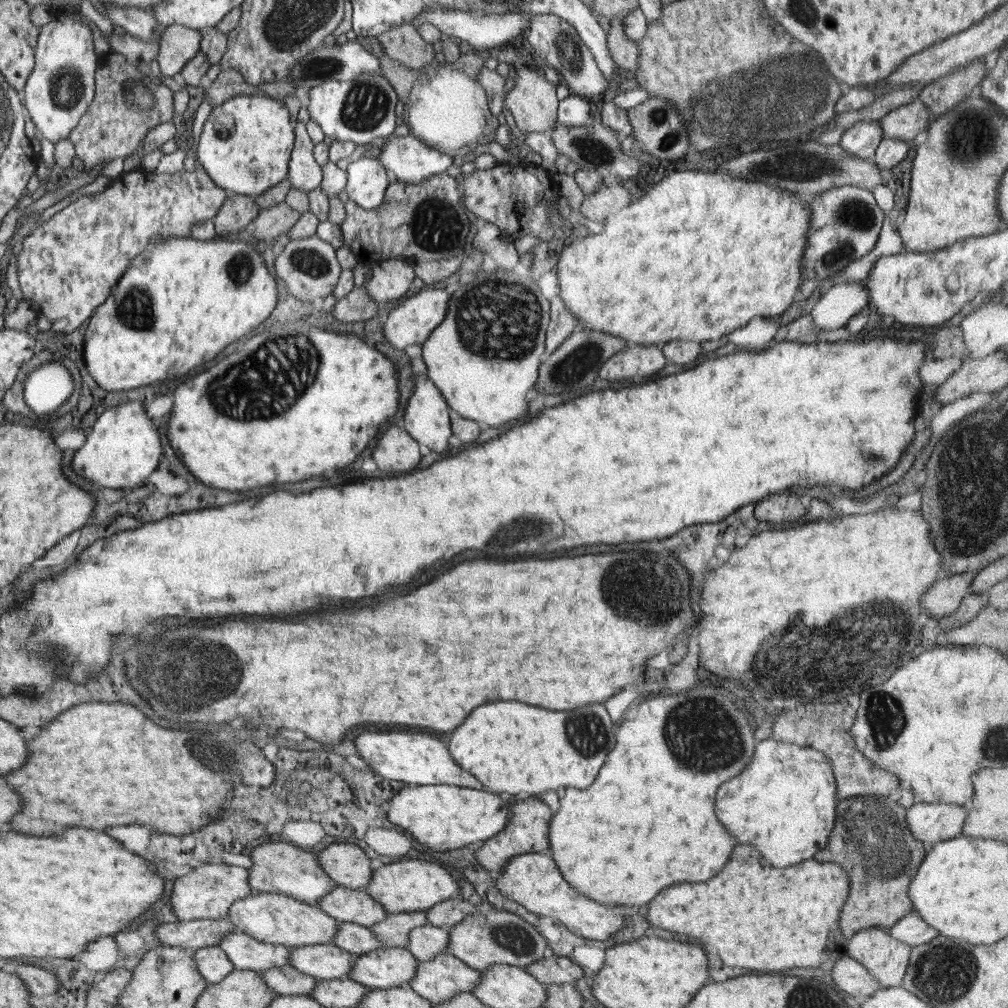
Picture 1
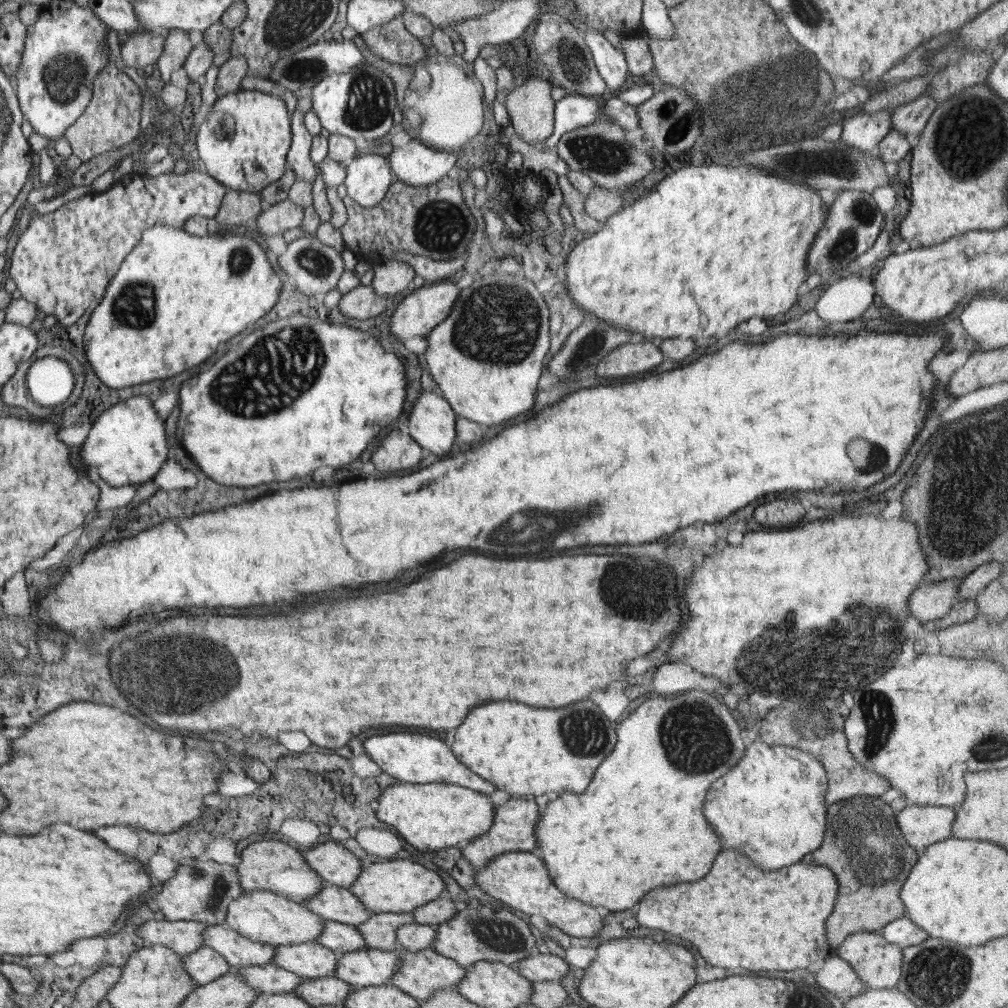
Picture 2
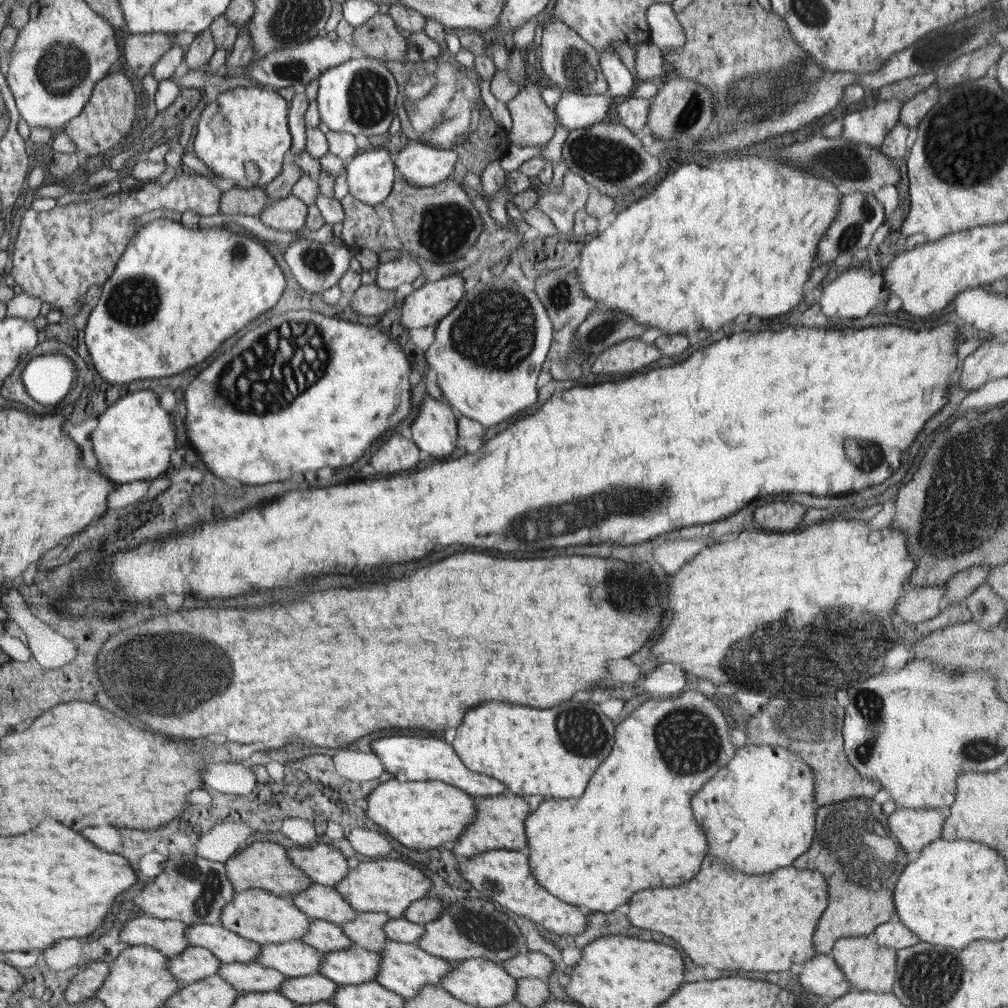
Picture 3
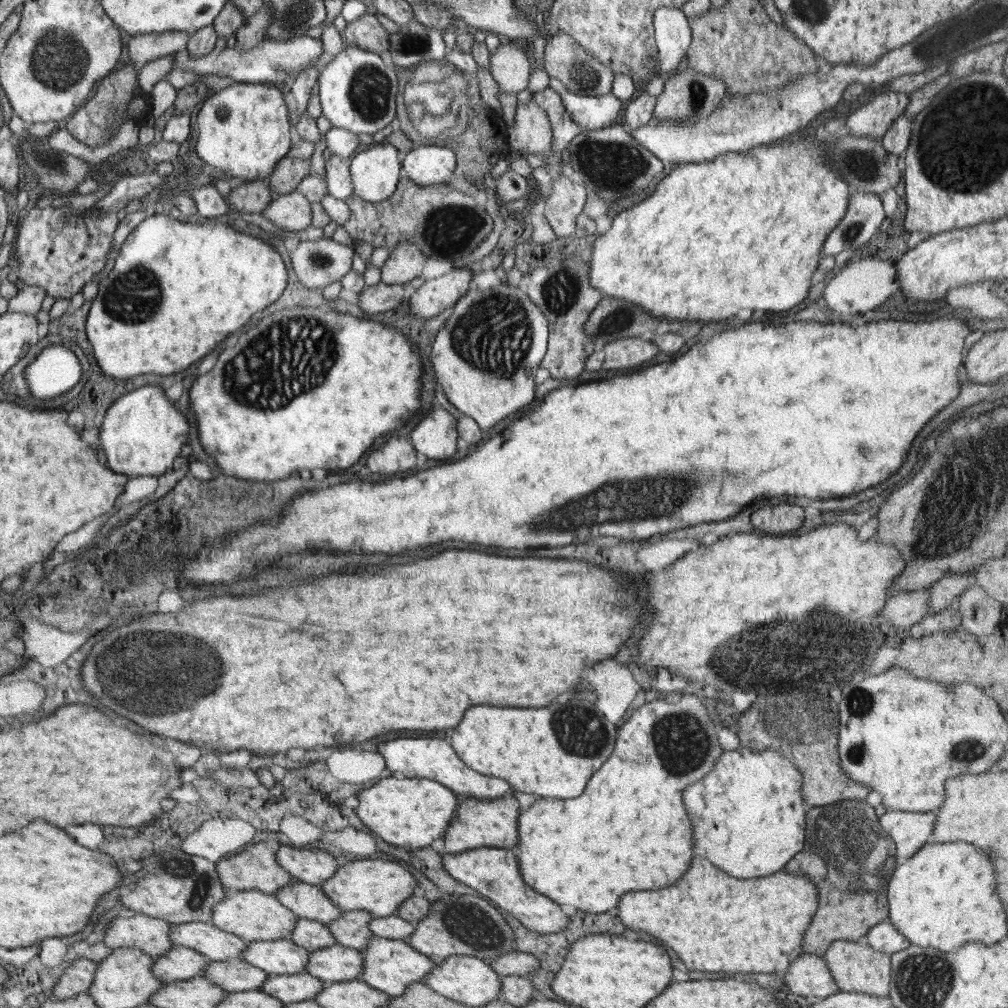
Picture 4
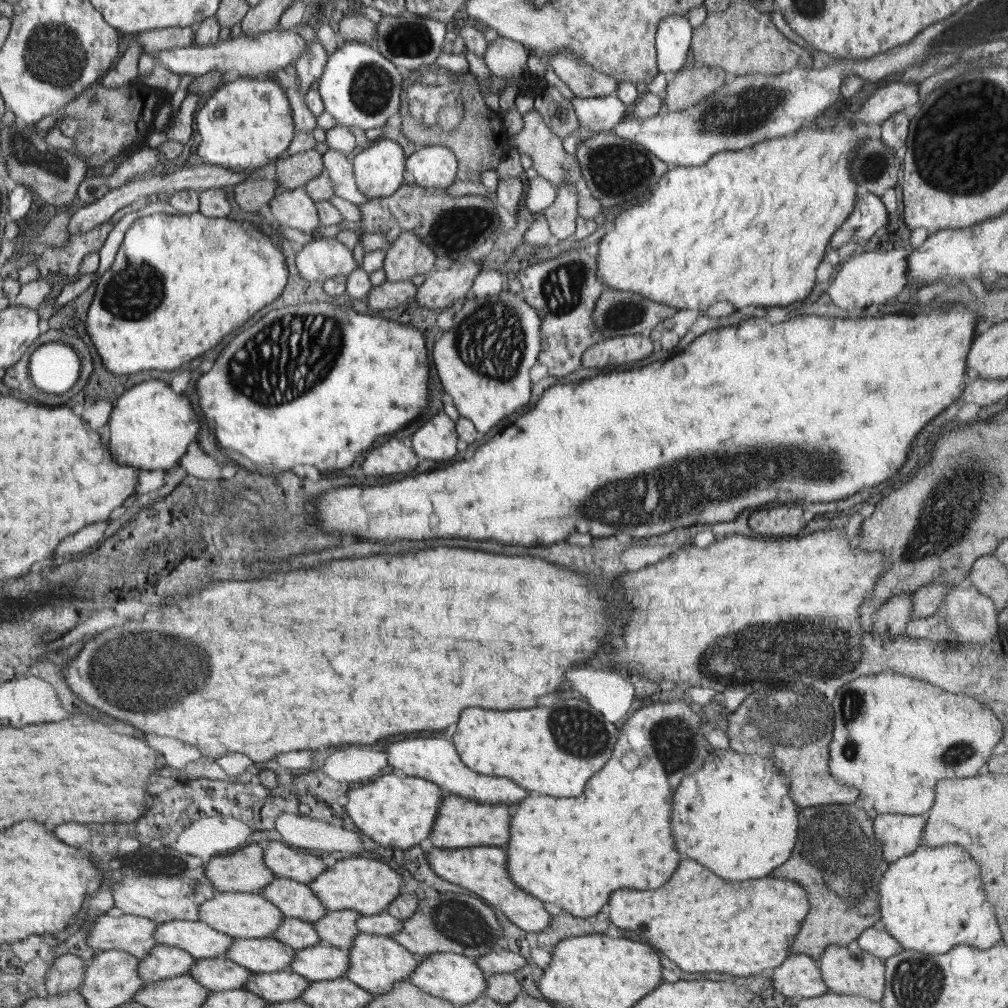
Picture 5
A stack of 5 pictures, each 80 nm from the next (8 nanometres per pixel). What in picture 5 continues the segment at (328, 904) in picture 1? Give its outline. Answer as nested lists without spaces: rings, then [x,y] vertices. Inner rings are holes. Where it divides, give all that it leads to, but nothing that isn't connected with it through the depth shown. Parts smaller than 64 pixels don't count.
[[[275,877],[260,894],[266,897],[266,900],[272,901],[286,917],[309,923],[324,918],[329,912],[314,891],[300,881]]]

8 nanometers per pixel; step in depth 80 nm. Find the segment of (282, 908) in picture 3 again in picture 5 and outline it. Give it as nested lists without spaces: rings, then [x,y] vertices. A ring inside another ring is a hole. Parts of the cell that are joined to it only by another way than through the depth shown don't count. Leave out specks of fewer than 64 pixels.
[[[216,891],[214,898],[207,900],[199,912],[200,921],[218,929],[220,932],[244,939],[266,938],[273,936],[286,919],[285,914],[272,902],[266,900],[260,893],[220,892]]]

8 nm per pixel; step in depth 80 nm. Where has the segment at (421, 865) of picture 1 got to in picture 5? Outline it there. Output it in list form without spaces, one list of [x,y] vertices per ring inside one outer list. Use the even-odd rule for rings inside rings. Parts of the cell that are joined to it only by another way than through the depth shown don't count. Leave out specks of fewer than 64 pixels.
[[[364,856],[340,859],[317,876],[308,886],[329,911],[355,910],[361,915],[380,914],[404,890],[402,876],[388,864]]]

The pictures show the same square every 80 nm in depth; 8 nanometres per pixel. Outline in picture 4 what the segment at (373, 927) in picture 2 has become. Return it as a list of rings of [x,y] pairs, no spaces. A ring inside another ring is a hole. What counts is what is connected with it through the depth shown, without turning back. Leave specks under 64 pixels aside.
[[[352,910],[344,912],[340,918],[327,925],[336,939],[336,944],[360,951],[366,949],[369,938],[374,935],[369,927],[369,920],[374,920],[376,917],[366,911]]]

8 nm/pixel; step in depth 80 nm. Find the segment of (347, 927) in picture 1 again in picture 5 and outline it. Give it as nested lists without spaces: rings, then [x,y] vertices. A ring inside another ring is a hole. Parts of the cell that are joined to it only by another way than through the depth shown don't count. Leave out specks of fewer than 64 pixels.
[[[292,917],[283,919],[283,924],[279,926],[279,930],[270,937],[297,950],[314,947],[321,942],[321,936],[313,923]]]

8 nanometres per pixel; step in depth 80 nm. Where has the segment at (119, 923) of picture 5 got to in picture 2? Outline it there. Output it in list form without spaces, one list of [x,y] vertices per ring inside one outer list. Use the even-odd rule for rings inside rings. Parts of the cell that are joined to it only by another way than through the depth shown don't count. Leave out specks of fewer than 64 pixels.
[[[152,919],[142,924],[138,936],[148,945],[161,945],[173,949],[180,956],[186,956],[202,947],[205,942],[203,932],[209,925],[198,921]]]

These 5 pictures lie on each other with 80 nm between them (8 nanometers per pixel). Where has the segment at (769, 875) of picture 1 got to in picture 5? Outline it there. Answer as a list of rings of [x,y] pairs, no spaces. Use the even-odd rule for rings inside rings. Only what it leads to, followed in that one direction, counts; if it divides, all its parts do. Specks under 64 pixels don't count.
[[[682,860],[678,870],[662,888],[646,892],[622,888],[612,892],[608,908],[608,916],[616,926],[632,930],[645,938],[646,944],[658,948],[684,972],[748,977],[776,969],[789,958],[790,947],[794,945],[795,936],[809,913],[810,905],[807,892],[796,881],[768,876],[728,882],[708,868],[702,868],[702,864],[696,860]]]

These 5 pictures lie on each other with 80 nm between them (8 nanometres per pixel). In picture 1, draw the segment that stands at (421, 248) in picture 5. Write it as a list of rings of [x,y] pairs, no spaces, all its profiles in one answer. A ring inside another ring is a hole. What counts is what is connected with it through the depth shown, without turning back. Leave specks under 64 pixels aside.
[[[386,258],[382,264],[378,264],[378,266],[374,266],[372,270],[367,270],[371,273],[370,280],[364,279],[365,271],[360,267],[354,269],[353,275],[355,278],[355,286],[358,288],[363,288],[367,290],[367,294],[369,297],[375,302],[388,303],[398,300],[398,298],[402,298],[408,290],[410,290],[410,284],[413,281],[417,281],[415,276],[415,271],[405,262],[400,262],[398,260],[388,260]]]

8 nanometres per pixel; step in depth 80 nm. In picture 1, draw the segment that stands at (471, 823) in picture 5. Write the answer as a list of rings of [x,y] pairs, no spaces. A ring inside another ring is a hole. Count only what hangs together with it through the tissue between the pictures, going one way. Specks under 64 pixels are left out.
[[[529,797],[525,801],[511,801],[511,817],[504,830],[485,841],[480,849],[475,850],[476,860],[488,871],[496,875],[501,872],[513,856],[524,853],[547,853],[550,848],[550,821],[552,810],[546,803],[536,797]]]

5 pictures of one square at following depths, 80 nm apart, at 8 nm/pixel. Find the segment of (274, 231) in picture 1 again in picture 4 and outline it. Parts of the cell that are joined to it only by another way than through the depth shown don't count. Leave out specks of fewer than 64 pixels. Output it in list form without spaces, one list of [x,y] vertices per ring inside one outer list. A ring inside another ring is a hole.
[[[297,190],[290,194],[274,196],[263,215],[272,224],[288,231],[304,230],[312,222],[311,203]]]

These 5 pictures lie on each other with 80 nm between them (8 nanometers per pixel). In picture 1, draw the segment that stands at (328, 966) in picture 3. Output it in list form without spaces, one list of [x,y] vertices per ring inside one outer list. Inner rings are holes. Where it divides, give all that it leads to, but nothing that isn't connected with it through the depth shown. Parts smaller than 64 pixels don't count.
[[[386,948],[357,956],[348,979],[374,989],[407,987],[416,977],[418,960],[408,948]]]

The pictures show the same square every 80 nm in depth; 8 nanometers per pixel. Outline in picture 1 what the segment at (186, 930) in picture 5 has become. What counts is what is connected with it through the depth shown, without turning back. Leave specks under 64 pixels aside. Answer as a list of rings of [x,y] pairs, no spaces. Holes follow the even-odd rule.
[[[229,932],[218,948],[224,949],[226,956],[239,970],[264,972],[272,968],[290,966],[292,948],[268,944],[242,932]]]

